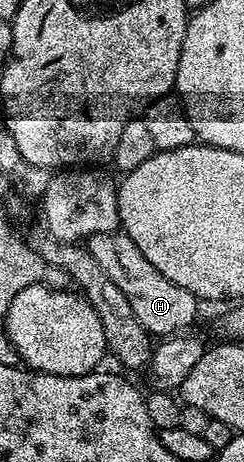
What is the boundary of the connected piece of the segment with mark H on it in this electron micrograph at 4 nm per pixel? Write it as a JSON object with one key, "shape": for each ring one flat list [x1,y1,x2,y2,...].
{"shape":[[123,231,111,233,100,233,88,238,87,248,91,255,95,257,99,266,107,273,108,278,115,283,131,303,131,308,135,313,145,331,157,339,164,339,174,335,181,335,185,329,197,317,197,305,199,299,191,291,183,291,167,275,163,275,135,247,135,243]]}

